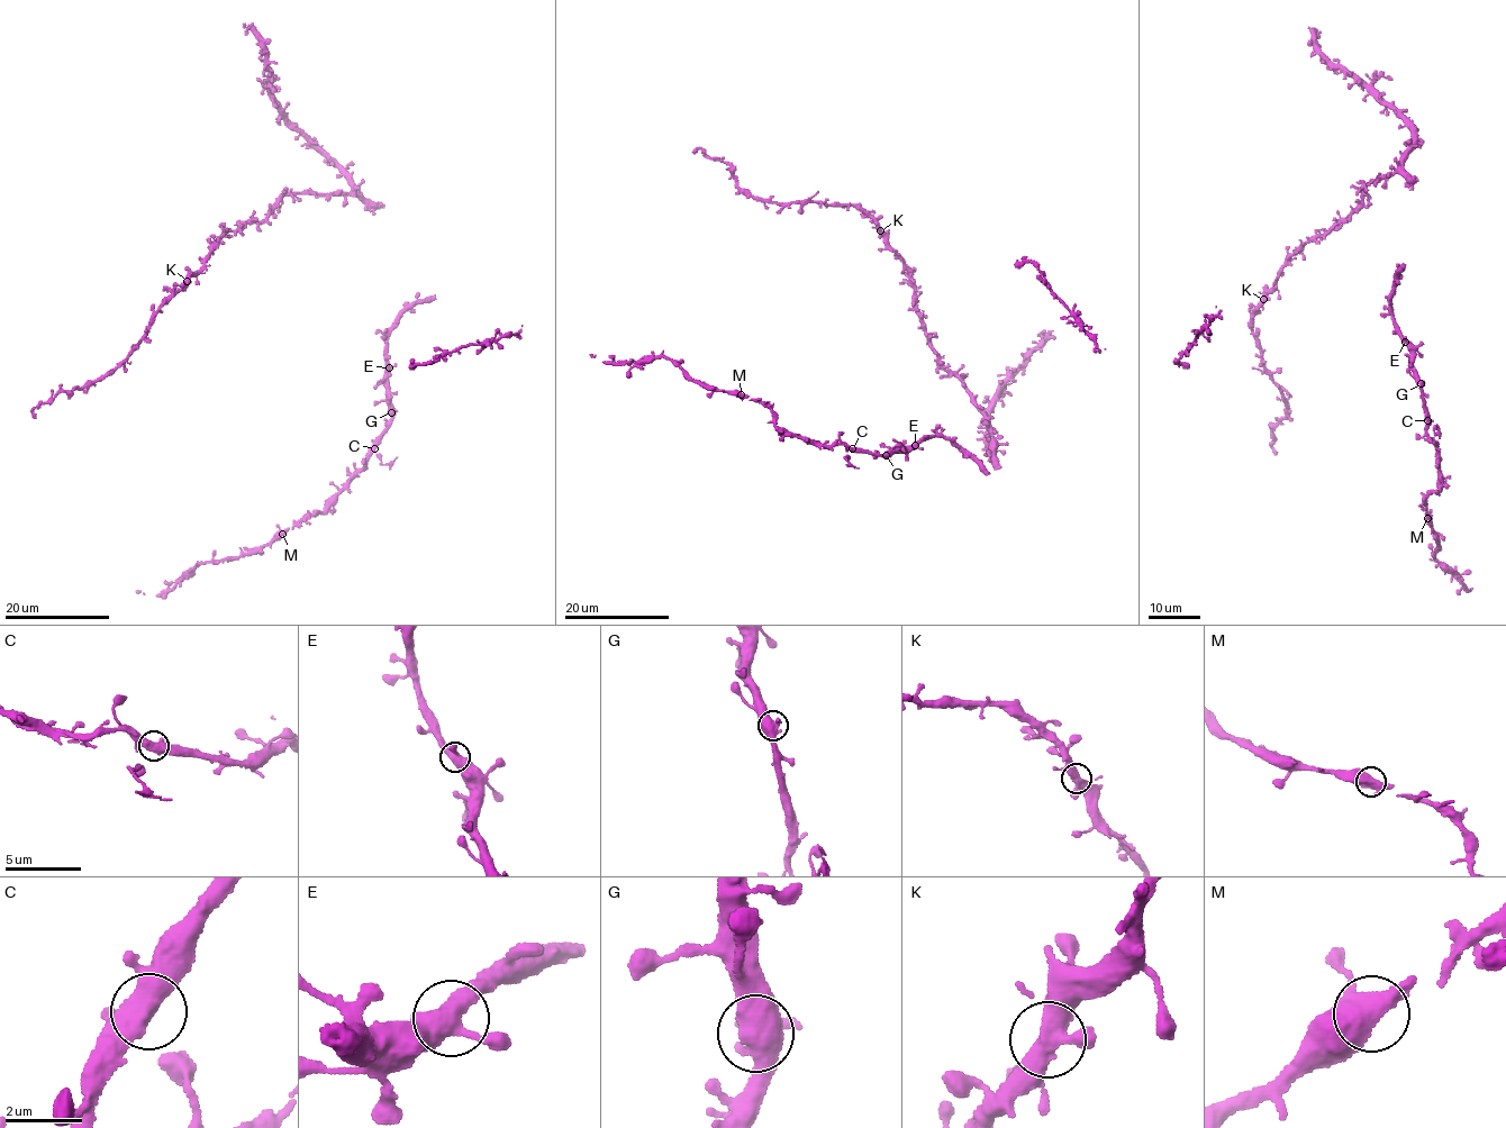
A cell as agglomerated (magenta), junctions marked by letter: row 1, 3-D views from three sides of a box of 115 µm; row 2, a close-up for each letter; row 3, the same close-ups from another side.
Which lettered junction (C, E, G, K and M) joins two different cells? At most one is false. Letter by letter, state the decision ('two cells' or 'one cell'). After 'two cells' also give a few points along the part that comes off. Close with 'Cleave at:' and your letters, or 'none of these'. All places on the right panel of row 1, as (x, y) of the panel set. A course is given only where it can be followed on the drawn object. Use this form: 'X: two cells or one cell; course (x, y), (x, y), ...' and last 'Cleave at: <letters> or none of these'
C: one cell
E: one cell
G: one cell
K: one cell
M: one cell
Cleave at: none of these

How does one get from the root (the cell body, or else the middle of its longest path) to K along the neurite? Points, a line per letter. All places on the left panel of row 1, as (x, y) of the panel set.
K: (373, 215), (354, 193), (289, 193), (263, 219), (224, 230), (203, 266), (187, 281)

